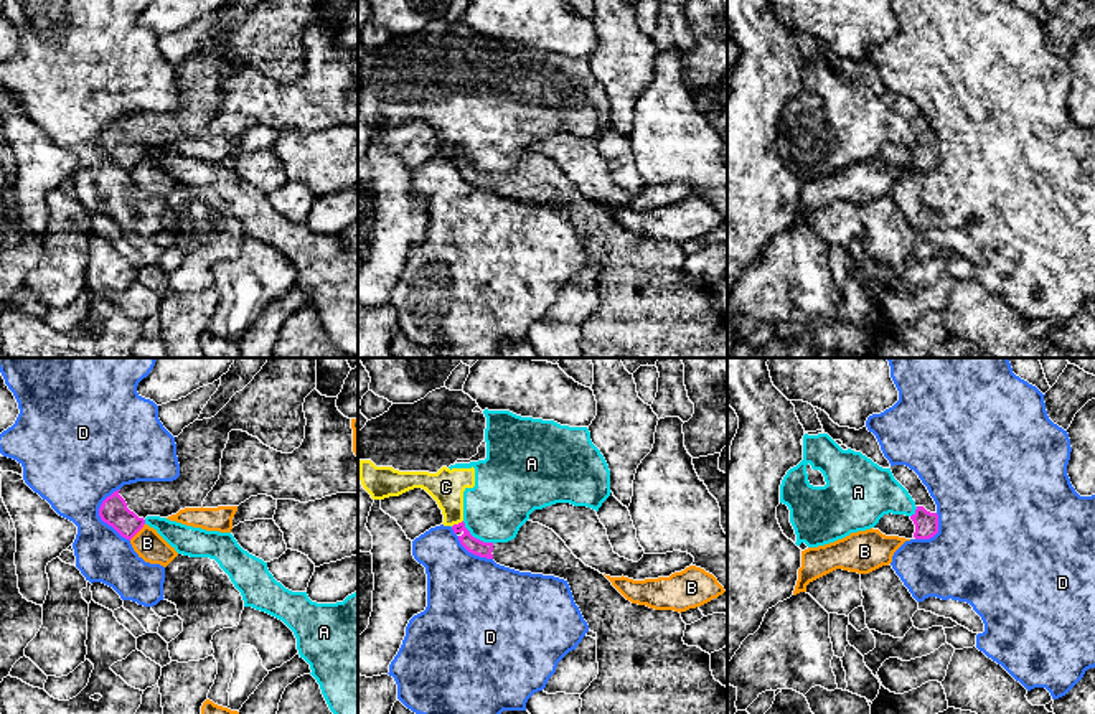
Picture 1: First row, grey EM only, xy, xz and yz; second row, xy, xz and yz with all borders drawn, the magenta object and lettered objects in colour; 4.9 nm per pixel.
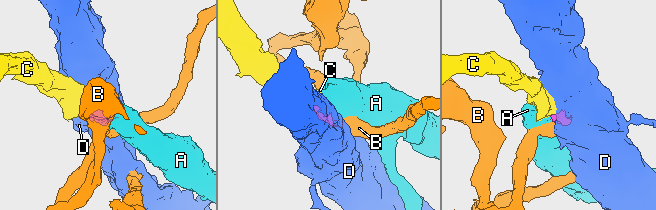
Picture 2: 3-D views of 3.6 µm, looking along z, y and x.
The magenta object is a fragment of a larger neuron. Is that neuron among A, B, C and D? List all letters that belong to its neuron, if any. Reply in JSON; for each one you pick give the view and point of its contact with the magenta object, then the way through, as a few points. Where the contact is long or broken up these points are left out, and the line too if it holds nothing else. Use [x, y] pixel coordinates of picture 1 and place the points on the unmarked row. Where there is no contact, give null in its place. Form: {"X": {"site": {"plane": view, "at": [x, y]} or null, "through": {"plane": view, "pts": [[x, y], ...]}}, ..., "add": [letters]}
{"add": []}

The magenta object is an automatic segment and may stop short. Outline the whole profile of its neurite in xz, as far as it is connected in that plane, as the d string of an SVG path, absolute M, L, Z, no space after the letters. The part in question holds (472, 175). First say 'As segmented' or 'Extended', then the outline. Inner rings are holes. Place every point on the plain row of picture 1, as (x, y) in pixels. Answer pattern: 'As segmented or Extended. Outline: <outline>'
Extended. Outline: M526 152L508 173L483 173L470 165L465 153L452 157L460 175L472 185L496 195L531 204L564 209L589 261L597 265L599 305L580 325L582 358L727 358L727 318L714 310L711 285L683 272L686 254L679 242L655 241L627 231L599 201L577 190L566 173L549 158Z

